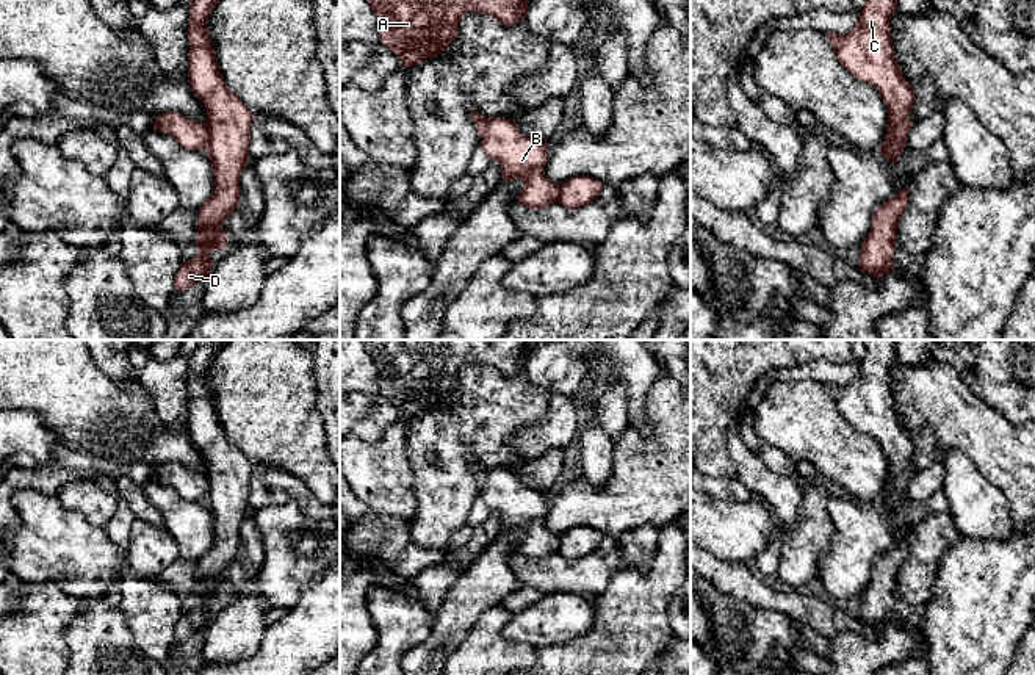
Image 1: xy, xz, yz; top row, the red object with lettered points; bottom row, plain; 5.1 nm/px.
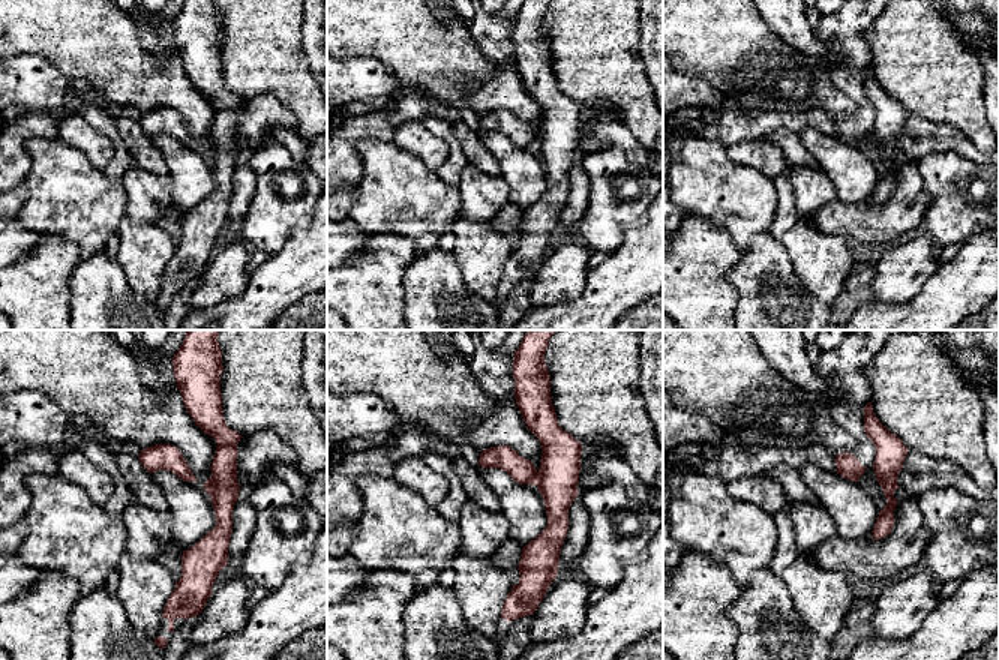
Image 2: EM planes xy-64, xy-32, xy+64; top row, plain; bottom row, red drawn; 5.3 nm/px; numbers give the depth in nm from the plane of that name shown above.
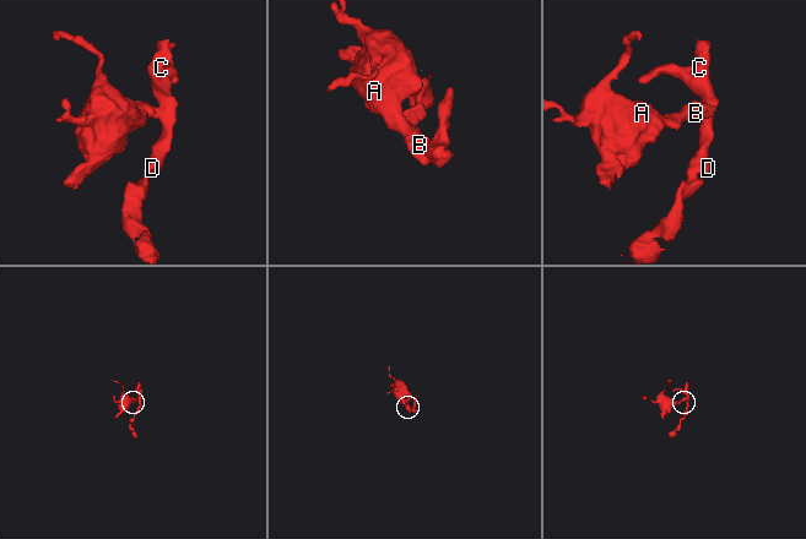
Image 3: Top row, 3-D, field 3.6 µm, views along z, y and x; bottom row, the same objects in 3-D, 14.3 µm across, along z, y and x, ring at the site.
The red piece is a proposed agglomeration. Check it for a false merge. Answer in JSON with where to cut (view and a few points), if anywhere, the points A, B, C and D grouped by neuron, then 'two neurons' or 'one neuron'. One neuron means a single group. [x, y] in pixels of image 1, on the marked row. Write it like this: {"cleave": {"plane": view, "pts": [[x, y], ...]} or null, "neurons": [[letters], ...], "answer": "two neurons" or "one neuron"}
{"cleave": {"plane": "xy", "pts": [[205, 122], [209, 130], [207, 147]]}, "neurons": [["A", "B"], ["C", "D"]], "answer": "two neurons"}

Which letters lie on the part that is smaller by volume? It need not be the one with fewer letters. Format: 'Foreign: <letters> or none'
Foreign: C, D

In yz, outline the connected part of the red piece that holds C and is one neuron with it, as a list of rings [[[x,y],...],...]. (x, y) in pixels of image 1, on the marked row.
[[[866,0],[858,13],[855,27],[847,34],[828,33],[830,45],[839,58],[839,63],[858,80],[875,88],[888,108],[888,125],[880,149],[880,155],[897,163],[902,149],[907,146],[907,136],[913,127],[908,114],[913,111],[914,91],[905,80],[897,63],[894,44],[891,39],[889,17],[897,9],[897,0]]]

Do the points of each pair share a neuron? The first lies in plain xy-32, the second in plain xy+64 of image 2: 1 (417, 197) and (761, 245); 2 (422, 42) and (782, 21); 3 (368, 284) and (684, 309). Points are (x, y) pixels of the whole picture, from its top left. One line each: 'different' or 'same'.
1: different
2: different
3: same

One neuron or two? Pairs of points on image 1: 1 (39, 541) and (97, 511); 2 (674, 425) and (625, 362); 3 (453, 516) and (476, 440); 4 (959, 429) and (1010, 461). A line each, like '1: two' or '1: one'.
1: two
2: two
3: one
4: one

